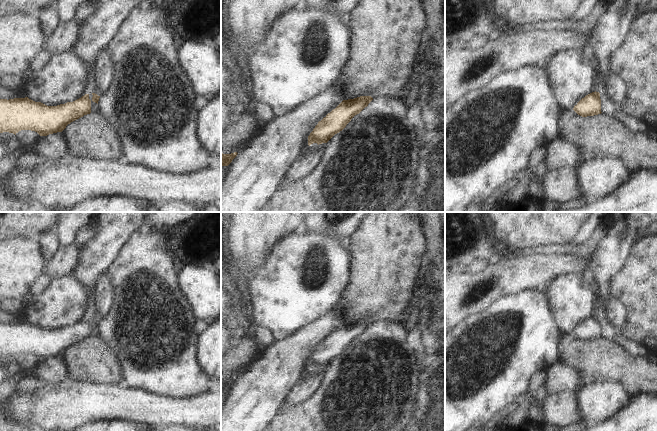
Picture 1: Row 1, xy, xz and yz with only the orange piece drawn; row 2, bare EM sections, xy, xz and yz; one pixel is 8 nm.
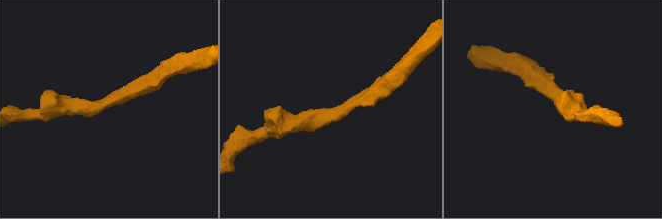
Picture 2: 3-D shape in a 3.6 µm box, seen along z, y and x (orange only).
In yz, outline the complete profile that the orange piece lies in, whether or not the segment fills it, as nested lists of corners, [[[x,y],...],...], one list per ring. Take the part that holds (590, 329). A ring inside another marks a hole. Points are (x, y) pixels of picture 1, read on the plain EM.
[[[592,316],[582,322],[573,332],[582,341],[601,338],[601,323],[599,316]]]

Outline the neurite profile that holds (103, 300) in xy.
[[[108,272],[99,279],[92,299],[91,317],[101,320],[112,309],[116,298],[116,287]]]

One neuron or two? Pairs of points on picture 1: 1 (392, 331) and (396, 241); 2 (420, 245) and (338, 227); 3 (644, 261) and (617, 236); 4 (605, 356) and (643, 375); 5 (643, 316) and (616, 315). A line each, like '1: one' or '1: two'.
1: two
2: two
3: two
4: one
5: two

